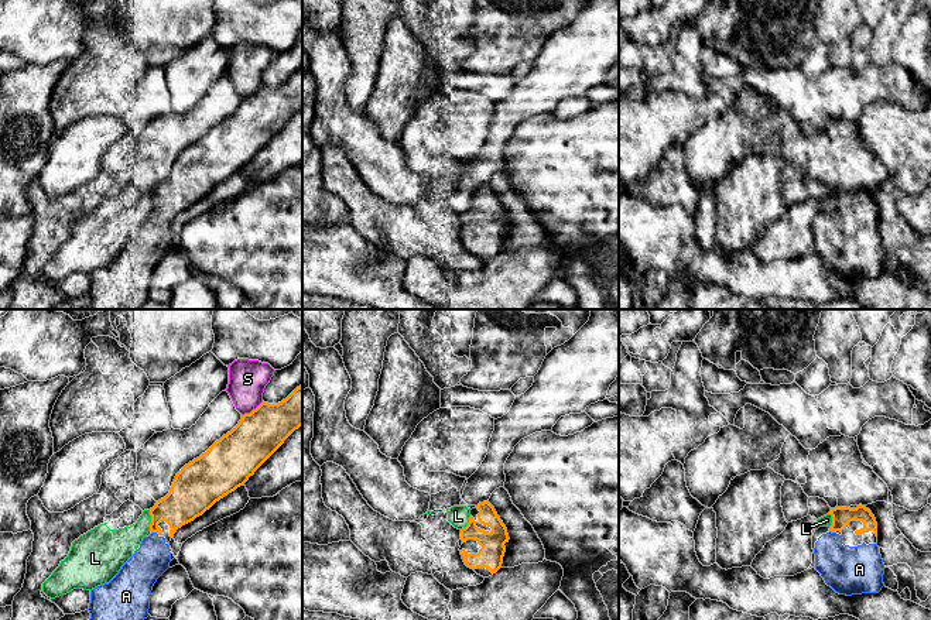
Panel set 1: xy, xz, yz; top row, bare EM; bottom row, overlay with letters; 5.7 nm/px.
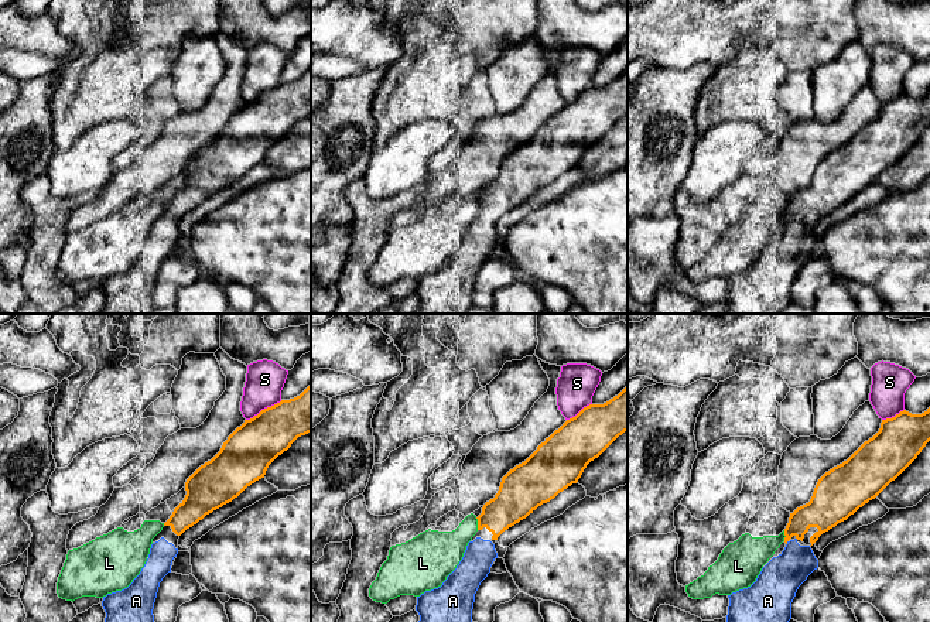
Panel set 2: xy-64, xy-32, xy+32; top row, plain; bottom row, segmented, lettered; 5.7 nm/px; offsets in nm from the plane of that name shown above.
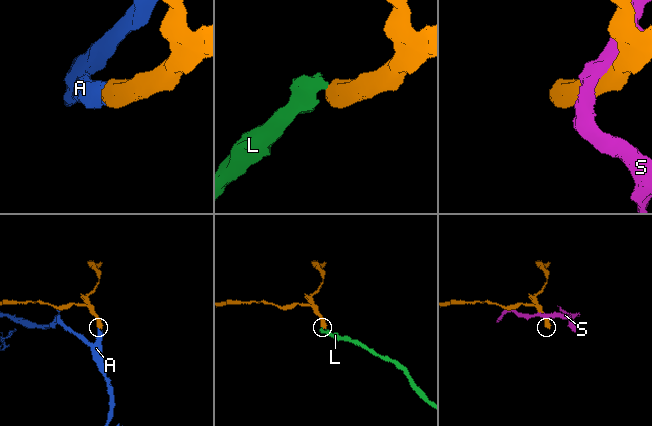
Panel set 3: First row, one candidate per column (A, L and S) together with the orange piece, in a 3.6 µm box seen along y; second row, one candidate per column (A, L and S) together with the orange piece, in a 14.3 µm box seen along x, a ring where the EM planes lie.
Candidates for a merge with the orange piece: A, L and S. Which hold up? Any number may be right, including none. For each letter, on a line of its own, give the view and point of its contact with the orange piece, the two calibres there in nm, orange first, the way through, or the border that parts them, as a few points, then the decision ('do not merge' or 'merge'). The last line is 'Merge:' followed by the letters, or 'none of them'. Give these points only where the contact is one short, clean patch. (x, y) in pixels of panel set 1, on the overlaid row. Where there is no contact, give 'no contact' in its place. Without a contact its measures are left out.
A: contact xy (156, 531); calibres 220 and 200 nm; way xy (187, 500), (168, 509), (156, 531), (151, 559); merge
L: contact xy (151, 520); calibres 220 and 190 nm; do not merge
S: contact xy (253, 410); calibres 260 and 220 nm; do not merge
Merge: A

